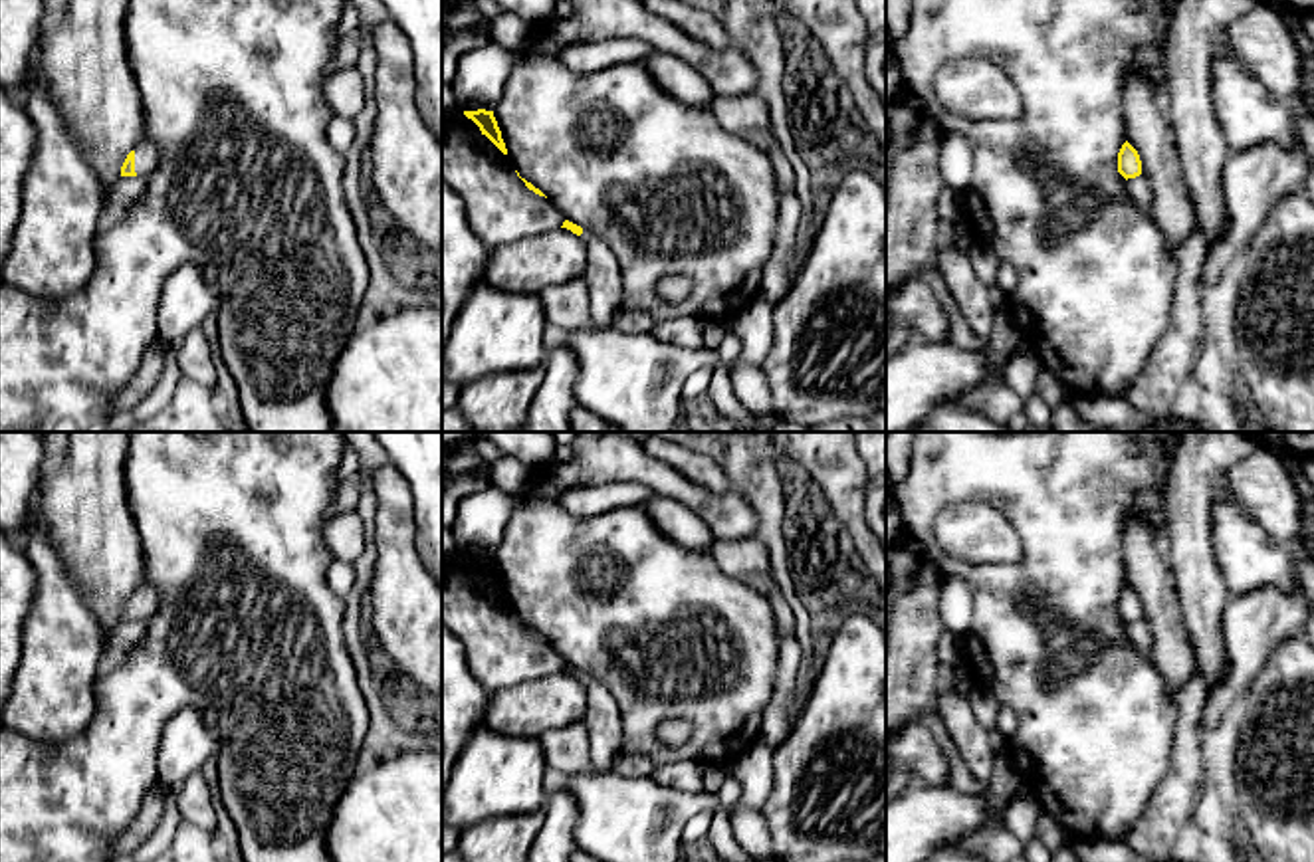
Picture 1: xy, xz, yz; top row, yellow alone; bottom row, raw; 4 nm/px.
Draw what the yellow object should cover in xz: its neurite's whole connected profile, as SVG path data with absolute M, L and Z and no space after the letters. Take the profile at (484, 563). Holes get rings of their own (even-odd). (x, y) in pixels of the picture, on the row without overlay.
M478 553L464 555L464 559L480 571L482 579L486 579L503 598L507 598L493 555Z

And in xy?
M153 585L139 587L125 602L121 620L147 620L157 610L157 589Z

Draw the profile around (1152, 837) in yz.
M1199 670L1173 696L1177 703L1175 741L1169 769L1155 787L1144 814L1126 830L1126 844L1140 862L1165 862L1171 848L1191 820L1199 785L1203 781L1201 711L1207 684Z

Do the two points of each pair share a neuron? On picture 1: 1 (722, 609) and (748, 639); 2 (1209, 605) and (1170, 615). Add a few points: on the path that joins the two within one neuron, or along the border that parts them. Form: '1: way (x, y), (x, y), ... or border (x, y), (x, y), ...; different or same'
1: way (726, 617), (740, 631); same
2: border (1170, 565), (1194, 656); different

